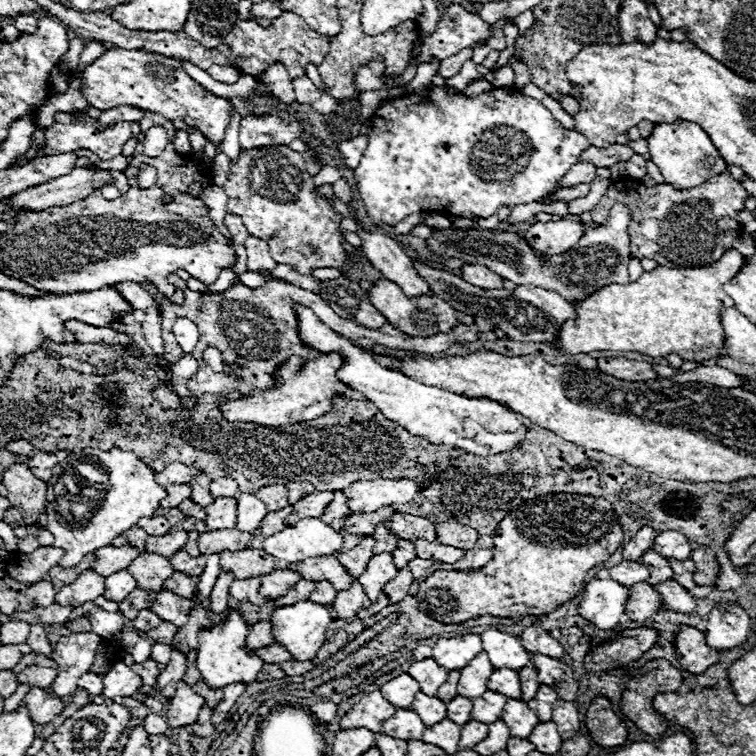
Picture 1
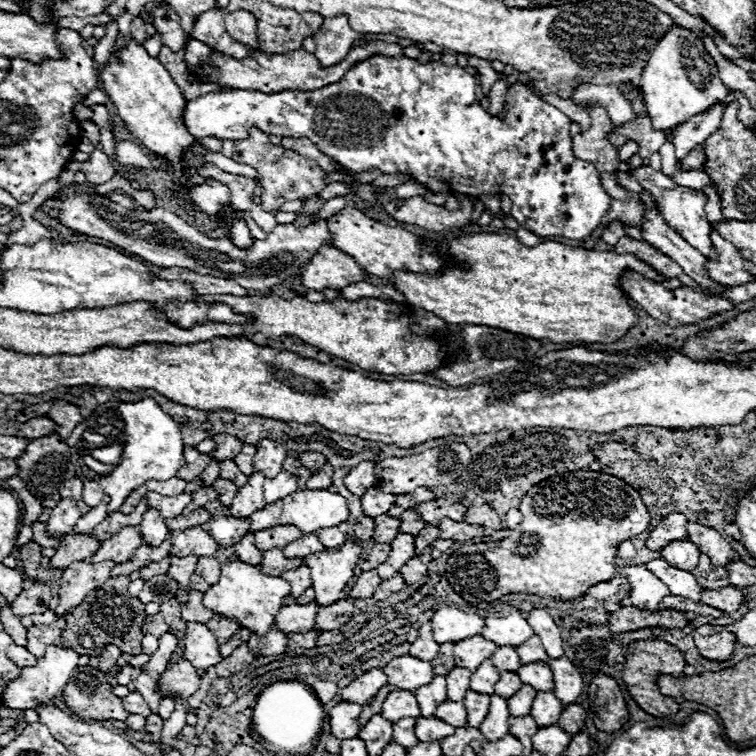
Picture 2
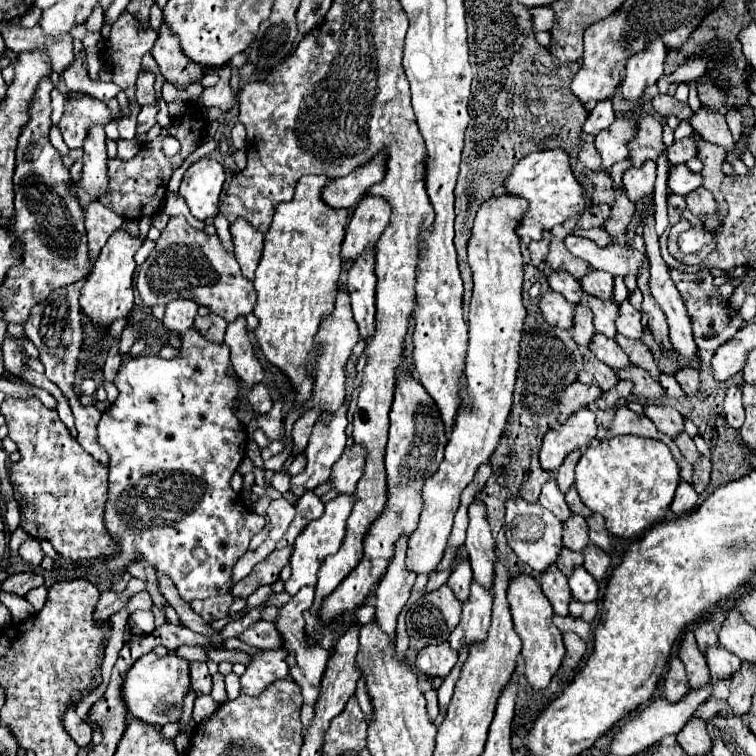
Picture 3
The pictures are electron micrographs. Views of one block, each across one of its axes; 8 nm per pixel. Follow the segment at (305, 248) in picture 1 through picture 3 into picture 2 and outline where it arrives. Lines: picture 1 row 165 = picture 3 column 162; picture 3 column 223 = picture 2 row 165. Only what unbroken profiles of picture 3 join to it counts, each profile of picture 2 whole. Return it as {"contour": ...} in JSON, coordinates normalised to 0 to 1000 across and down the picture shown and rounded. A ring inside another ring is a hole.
{"contour":[[[339,169],[331,172],[331,180],[325,185],[310,188],[307,212],[315,217],[328,217],[341,228],[344,275],[349,280],[365,280],[376,272],[376,267],[384,267],[384,265],[418,259],[431,246],[431,241],[429,241],[431,230],[423,225],[423,220],[415,212],[405,212],[402,206],[392,204],[389,198],[357,190],[354,180]]]}

